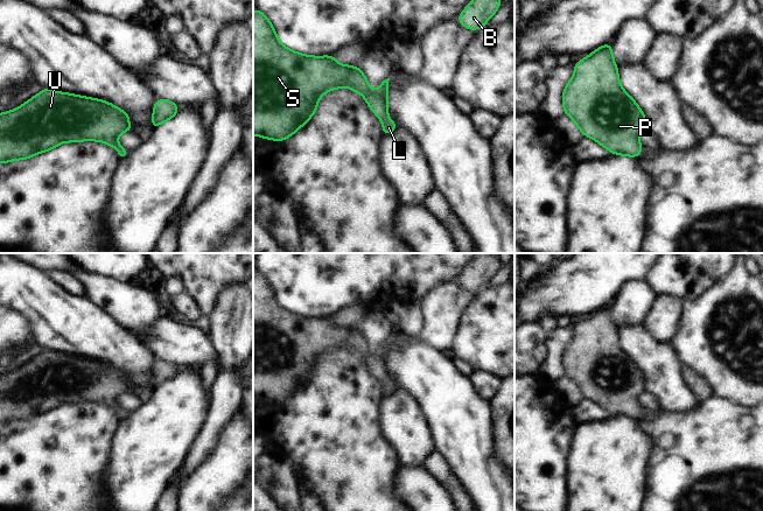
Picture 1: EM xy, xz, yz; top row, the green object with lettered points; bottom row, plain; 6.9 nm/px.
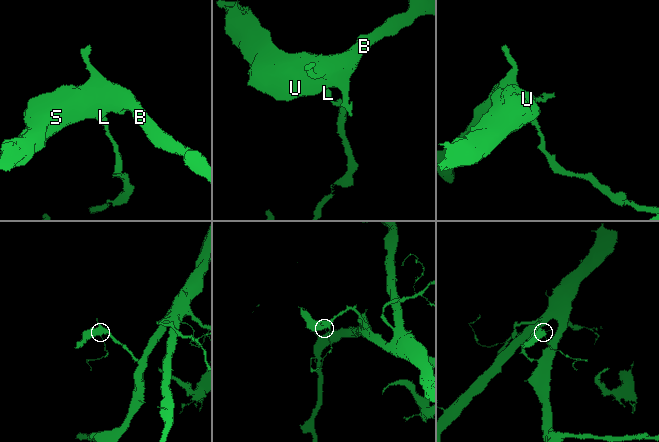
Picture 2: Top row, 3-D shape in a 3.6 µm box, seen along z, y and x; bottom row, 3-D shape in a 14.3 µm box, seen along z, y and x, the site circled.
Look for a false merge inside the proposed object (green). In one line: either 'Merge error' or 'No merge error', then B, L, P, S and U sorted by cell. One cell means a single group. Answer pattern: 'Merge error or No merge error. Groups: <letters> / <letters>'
No merge error. Groups: B L P S U.

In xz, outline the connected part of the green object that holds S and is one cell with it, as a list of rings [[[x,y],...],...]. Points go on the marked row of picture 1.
[[[258,8],[253,12],[253,135],[282,141],[307,125],[316,113],[317,104],[328,91],[349,88],[360,93],[370,110],[380,119],[384,135],[397,127],[388,113],[390,78],[372,91],[362,68],[338,63],[334,55],[309,56],[286,48],[278,38],[268,18]]]

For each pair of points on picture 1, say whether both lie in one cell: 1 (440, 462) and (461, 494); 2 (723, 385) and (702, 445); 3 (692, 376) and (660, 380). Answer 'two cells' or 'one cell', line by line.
1: one cell
2: two cells
3: two cells

